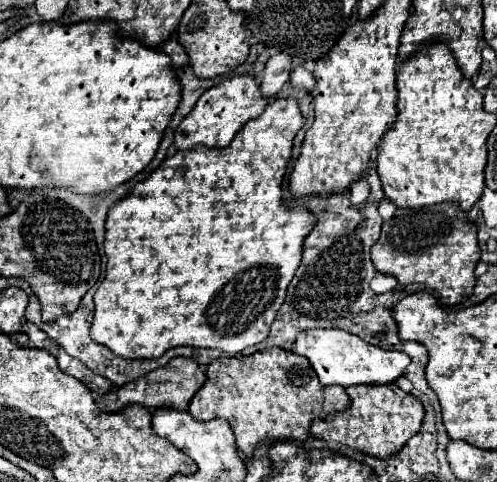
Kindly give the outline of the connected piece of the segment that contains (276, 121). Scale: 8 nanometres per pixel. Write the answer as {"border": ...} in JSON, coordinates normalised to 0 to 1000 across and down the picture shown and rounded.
{"border":[[[565,203],[541,212],[537,228],[497,253],[489,270],[469,286],[469,295],[457,307],[416,307],[416,303],[392,303],[384,311],[368,311],[368,336],[360,349],[348,353],[344,369],[332,369],[328,344],[316,349],[296,373],[280,378],[247,415],[239,415],[215,448],[215,490],[211,490],[211,527],[215,527],[215,573],[203,585],[199,602],[191,606],[191,660],[183,676],[183,701],[219,726],[227,726],[235,739],[256,743],[256,747],[276,747],[276,743],[320,743],[328,739],[340,722],[352,718],[388,718],[388,722],[437,722],[449,726],[465,739],[481,734],[485,726],[513,718],[529,710],[541,693],[545,668],[553,664],[557,643],[573,627],[577,593],[594,568],[594,560],[606,548],[606,523],[610,523],[610,498],[634,469],[638,452],[626,444],[622,432],[614,427],[594,427],[581,432],[569,423],[569,365],[577,353],[577,336],[586,328],[586,303],[590,286],[610,261],[610,241],[602,228],[602,216],[594,203]]]}

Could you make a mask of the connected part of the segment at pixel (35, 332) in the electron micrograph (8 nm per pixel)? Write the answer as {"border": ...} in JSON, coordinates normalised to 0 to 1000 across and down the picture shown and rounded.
{"border":[[[50,668],[50,693],[58,697],[58,705],[62,705],[62,714],[66,714],[70,722],[99,726],[99,722],[111,718],[111,710],[103,710],[103,705],[95,701],[95,693],[91,693],[78,676],[70,676],[70,672],[62,672],[62,668]]]}

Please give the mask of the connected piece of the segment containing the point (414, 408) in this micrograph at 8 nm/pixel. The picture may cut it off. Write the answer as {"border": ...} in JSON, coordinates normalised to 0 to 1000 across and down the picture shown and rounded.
{"border":[[[795,797],[779,801],[702,801],[694,805],[706,842],[694,855],[662,859],[654,867],[638,867],[626,876],[626,900],[634,909],[658,913],[658,917],[686,917],[694,925],[706,925],[714,934],[738,938],[746,946],[783,950],[795,942],[795,934],[811,929],[811,917],[827,909],[827,900],[843,896],[843,884],[851,876],[851,838],[811,809],[803,809]]]}

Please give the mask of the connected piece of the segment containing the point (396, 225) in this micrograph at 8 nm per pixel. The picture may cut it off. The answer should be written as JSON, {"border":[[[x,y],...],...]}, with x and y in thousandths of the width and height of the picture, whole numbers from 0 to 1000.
{"border":[[[887,419],[855,432],[803,432],[791,452],[771,465],[767,494],[746,515],[746,539],[763,564],[791,568],[803,589],[855,589],[887,614],[887,627],[895,635],[920,635],[952,610],[952,564],[960,544],[968,539],[968,519],[960,506],[960,469],[944,456],[940,440],[928,436],[920,419]]]}

